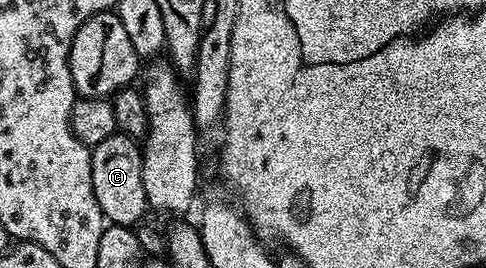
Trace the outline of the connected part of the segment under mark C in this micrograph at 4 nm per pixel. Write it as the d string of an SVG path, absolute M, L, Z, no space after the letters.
M122 132L110 134L108 138L101 140L101 144L97 144L91 150L93 192L97 196L97 204L108 223L134 227L144 221L143 213L148 213L149 207L145 188L141 184L142 167L140 143L129 134Z

